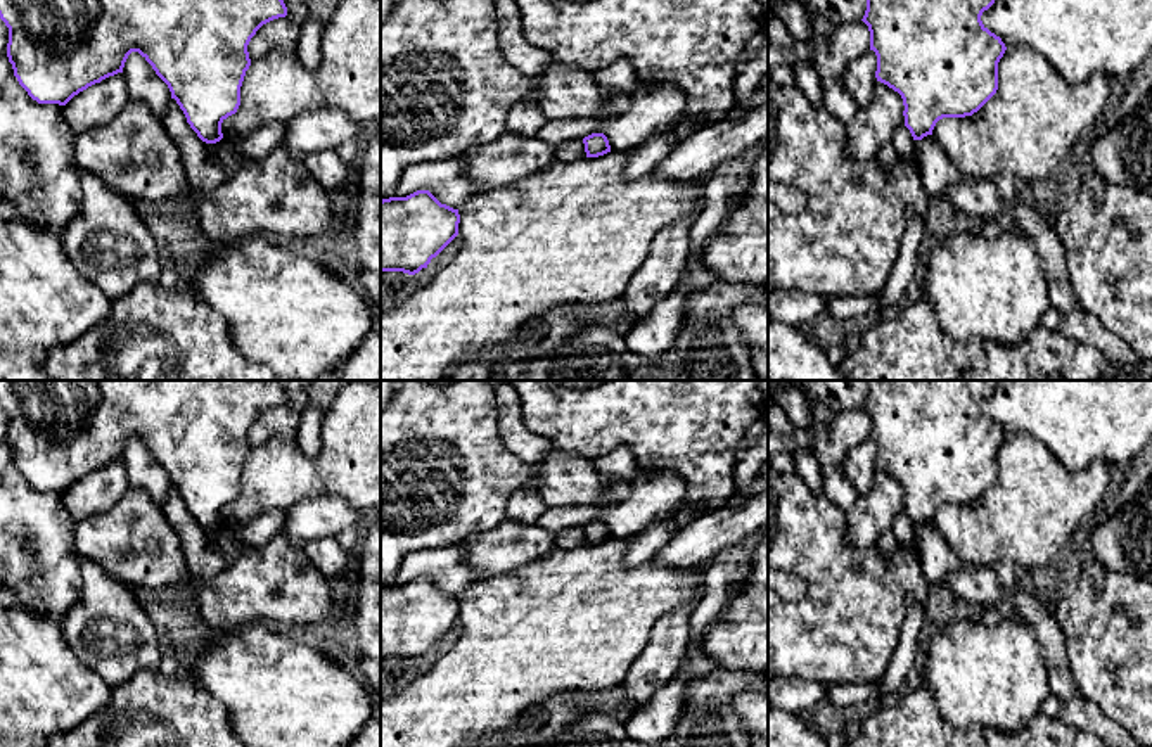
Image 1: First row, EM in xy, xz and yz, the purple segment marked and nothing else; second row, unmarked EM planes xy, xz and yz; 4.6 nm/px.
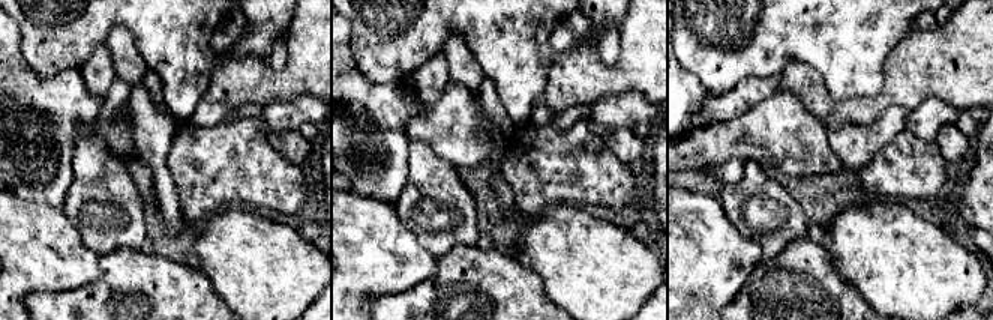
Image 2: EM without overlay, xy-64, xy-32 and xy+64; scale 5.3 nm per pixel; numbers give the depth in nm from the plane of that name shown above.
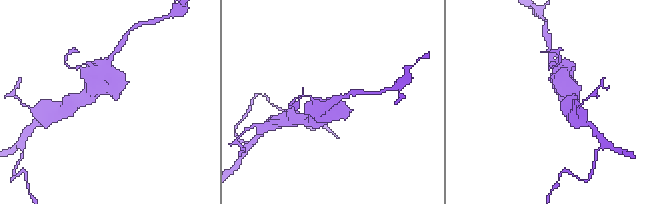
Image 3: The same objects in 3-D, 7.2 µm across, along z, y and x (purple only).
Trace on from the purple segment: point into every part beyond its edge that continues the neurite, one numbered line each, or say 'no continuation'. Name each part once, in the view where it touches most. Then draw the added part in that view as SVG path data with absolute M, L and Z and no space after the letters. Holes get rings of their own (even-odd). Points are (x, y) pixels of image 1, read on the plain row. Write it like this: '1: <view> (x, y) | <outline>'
no continuation

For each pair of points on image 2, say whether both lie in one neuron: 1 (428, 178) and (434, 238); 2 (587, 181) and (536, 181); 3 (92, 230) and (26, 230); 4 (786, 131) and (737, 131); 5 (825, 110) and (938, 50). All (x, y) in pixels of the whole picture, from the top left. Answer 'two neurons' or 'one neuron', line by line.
1: one neuron
2: one neuron
3: two neurons
4: one neuron
5: one neuron

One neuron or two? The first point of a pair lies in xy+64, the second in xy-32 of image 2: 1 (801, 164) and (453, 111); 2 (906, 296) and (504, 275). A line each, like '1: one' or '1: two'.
1: one
2: two

